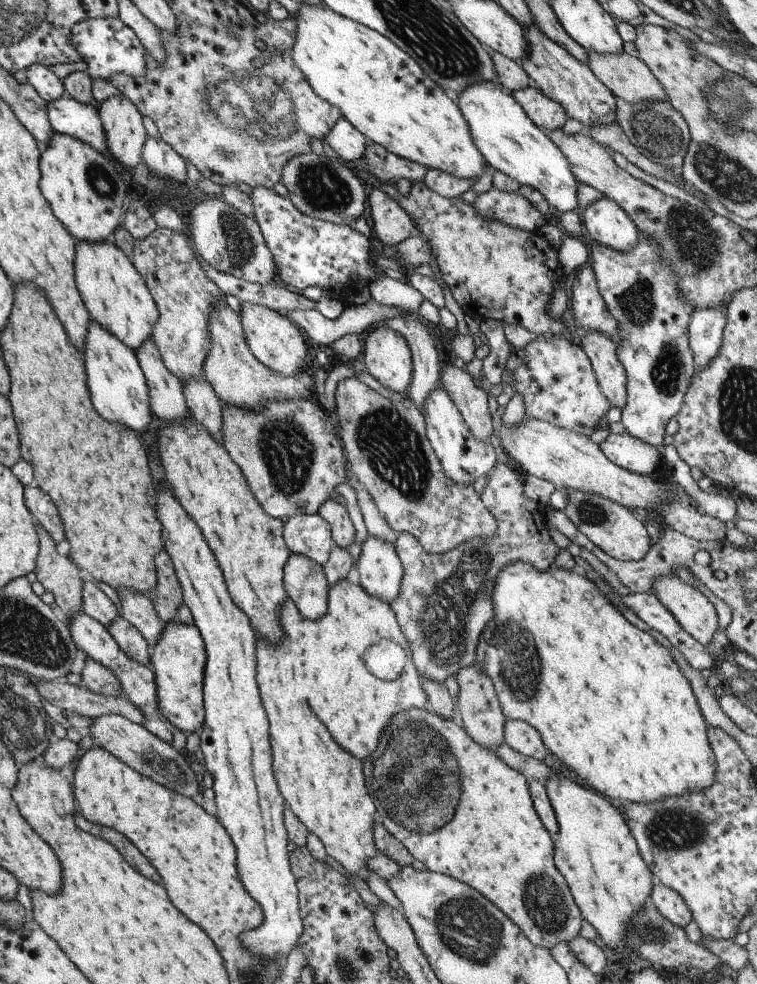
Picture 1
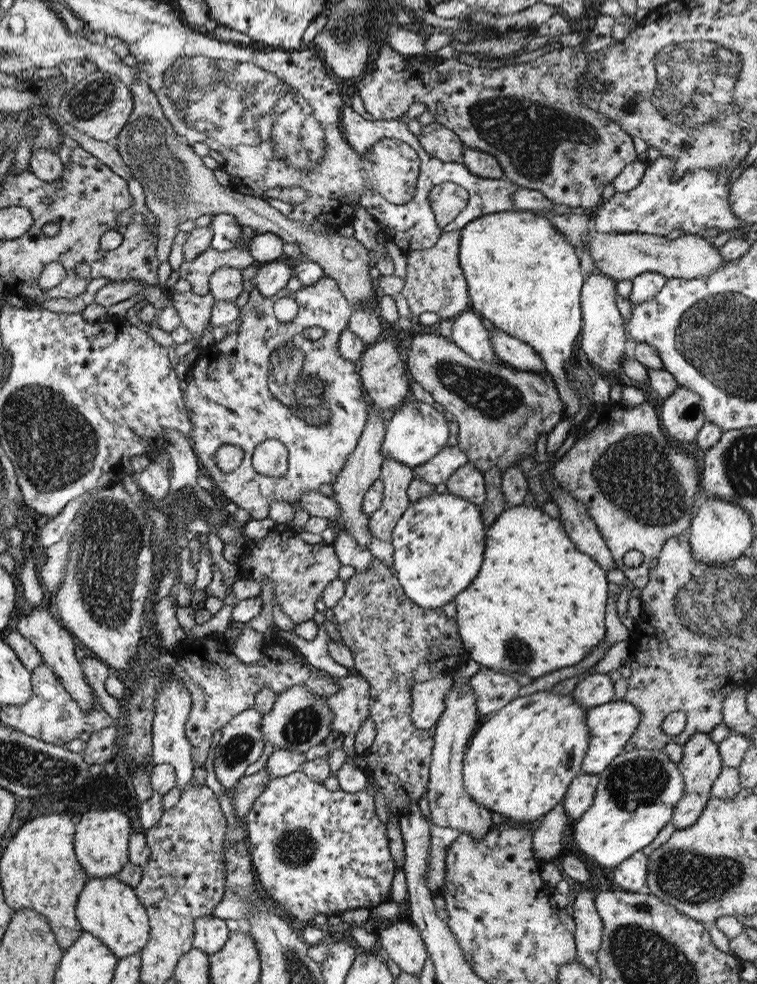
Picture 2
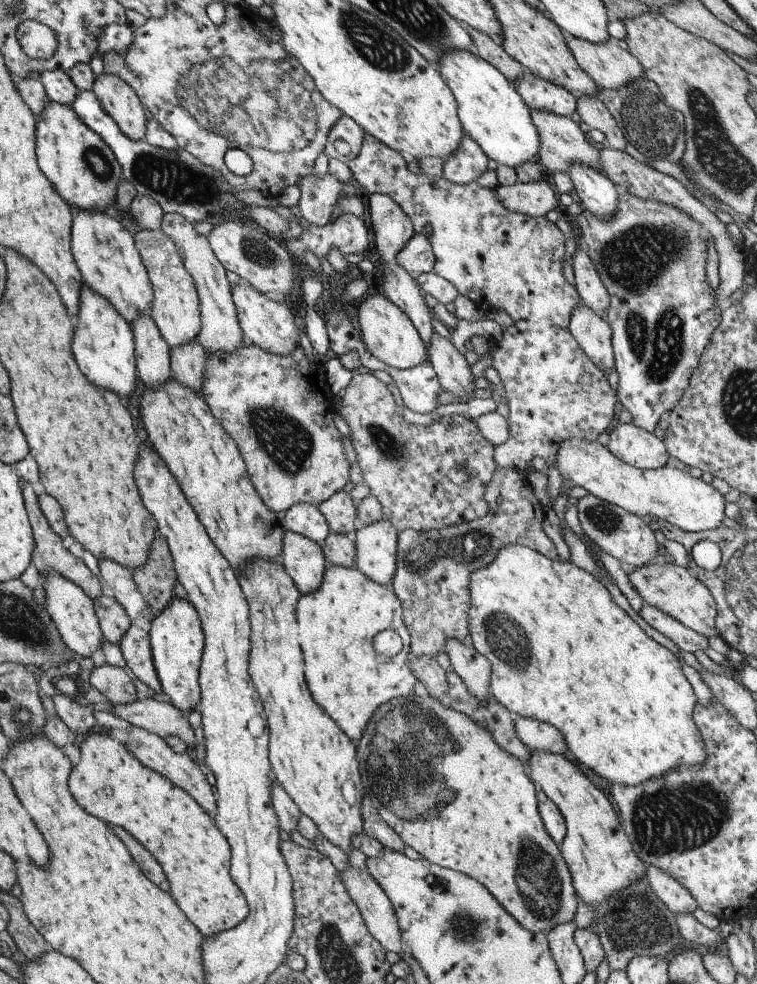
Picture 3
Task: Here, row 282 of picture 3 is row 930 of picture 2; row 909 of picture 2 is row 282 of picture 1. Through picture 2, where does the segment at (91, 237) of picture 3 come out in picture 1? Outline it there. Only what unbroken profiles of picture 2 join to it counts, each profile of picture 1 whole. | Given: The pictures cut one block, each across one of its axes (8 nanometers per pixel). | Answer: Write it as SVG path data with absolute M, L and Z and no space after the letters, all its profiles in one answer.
M111 239L103 242L76 242L73 278L90 320L121 340L129 350L137 350L150 338L153 324L157 320L157 307L143 278Z

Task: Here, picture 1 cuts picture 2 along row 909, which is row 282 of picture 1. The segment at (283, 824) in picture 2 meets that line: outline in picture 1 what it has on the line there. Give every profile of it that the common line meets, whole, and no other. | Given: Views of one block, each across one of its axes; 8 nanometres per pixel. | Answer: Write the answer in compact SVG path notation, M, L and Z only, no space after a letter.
M256 186L249 192L248 197L253 204L253 219L258 224L267 250L271 252L277 282L295 291L302 291L307 286L317 286L323 290L324 294L330 294L331 298L350 301L348 292L351 290L351 282L349 280L353 280L355 276L359 280L367 280L367 283L374 280L373 262L369 262L369 240L352 225L333 224L305 216L292 205L289 198L282 198L273 189Z

